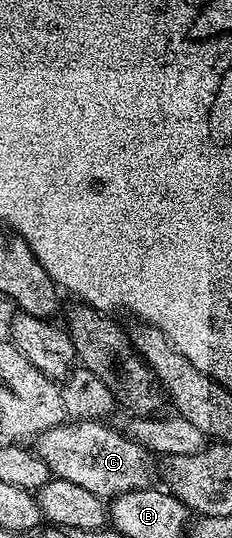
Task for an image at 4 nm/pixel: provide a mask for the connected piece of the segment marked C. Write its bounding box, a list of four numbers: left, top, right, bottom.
[34,420,158,499]

